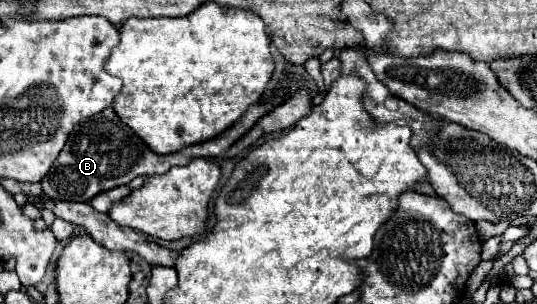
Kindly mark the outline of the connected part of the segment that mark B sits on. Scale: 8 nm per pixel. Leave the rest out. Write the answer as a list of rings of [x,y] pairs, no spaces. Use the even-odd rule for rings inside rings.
[[[257,104],[243,114],[231,128],[227,128],[217,138],[211,138],[203,144],[187,146],[175,154],[155,154],[129,126],[121,122],[121,118],[115,114],[115,110],[109,106],[103,112],[81,120],[69,134],[69,140],[65,148],[61,150],[59,158],[55,160],[55,166],[51,166],[49,176],[43,178],[43,194],[51,200],[69,200],[69,202],[91,202],[93,196],[129,184],[135,176],[153,176],[153,174],[165,174],[173,166],[185,166],[197,156],[213,156],[221,158],[251,126],[265,116],[265,106]]]

